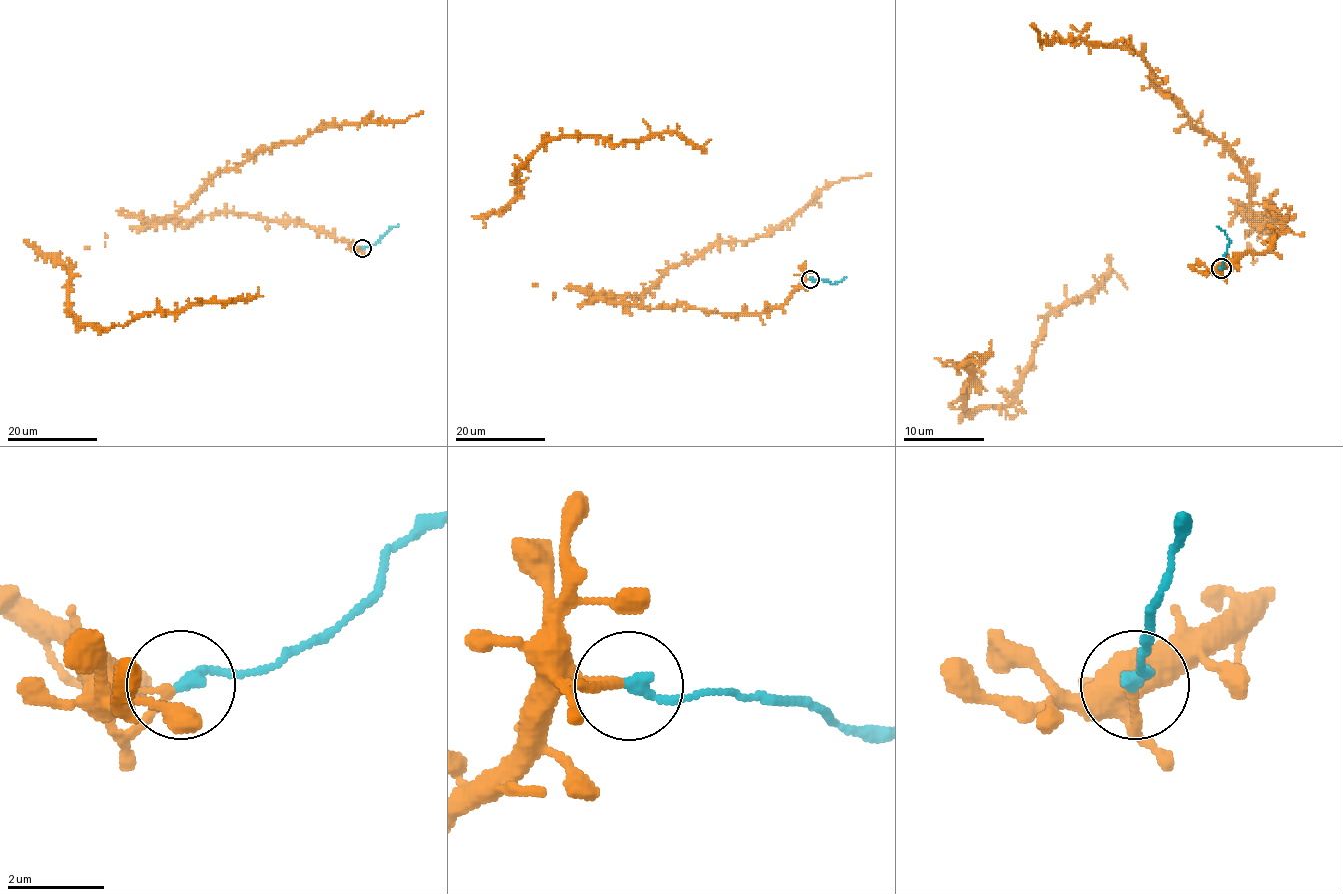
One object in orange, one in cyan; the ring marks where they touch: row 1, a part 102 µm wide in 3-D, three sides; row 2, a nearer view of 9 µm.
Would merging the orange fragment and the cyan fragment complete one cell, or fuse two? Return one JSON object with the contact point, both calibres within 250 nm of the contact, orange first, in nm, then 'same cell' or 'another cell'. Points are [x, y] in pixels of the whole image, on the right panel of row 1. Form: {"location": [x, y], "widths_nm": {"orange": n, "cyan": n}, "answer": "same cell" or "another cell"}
{"location": [1221, 268], "widths_nm": {"orange": 180, "cyan": 280}, "answer": "another cell"}

